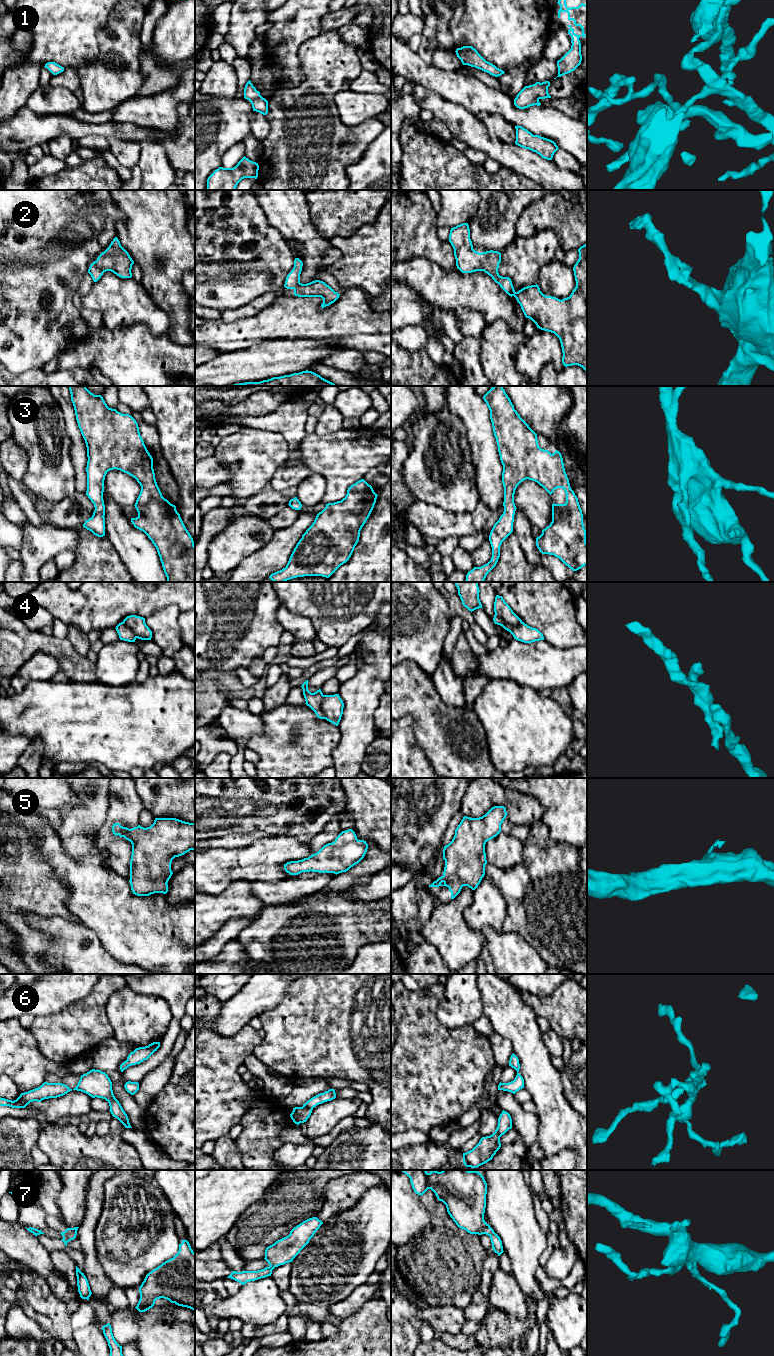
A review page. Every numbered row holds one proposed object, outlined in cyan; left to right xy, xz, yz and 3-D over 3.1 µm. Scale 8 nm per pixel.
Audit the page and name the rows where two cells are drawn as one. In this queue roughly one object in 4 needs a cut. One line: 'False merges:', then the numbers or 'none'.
False merges: 4, 7

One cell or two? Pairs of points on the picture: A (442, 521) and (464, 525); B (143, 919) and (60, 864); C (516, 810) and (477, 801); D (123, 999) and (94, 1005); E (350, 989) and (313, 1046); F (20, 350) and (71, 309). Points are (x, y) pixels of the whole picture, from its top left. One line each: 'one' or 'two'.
A: one
B: one
C: one
D: two
E: one
F: two

